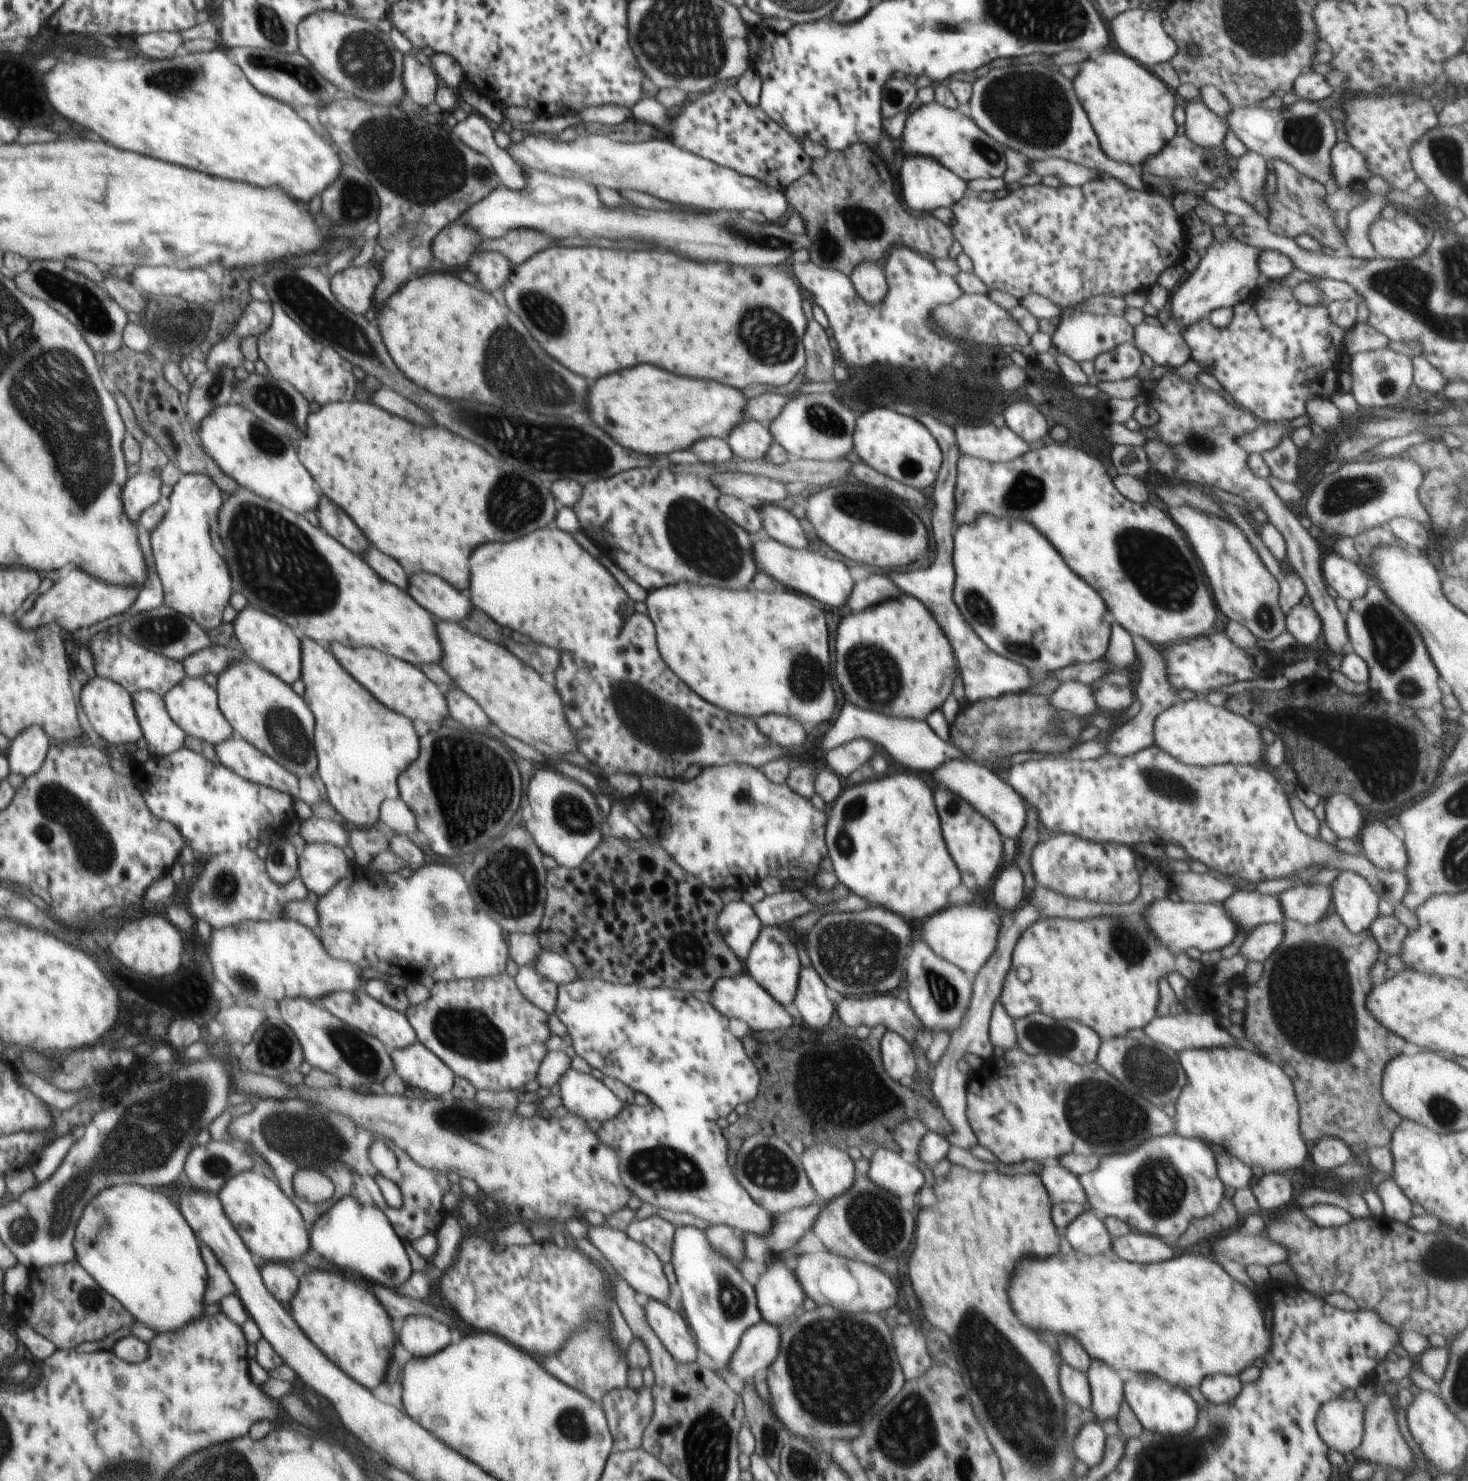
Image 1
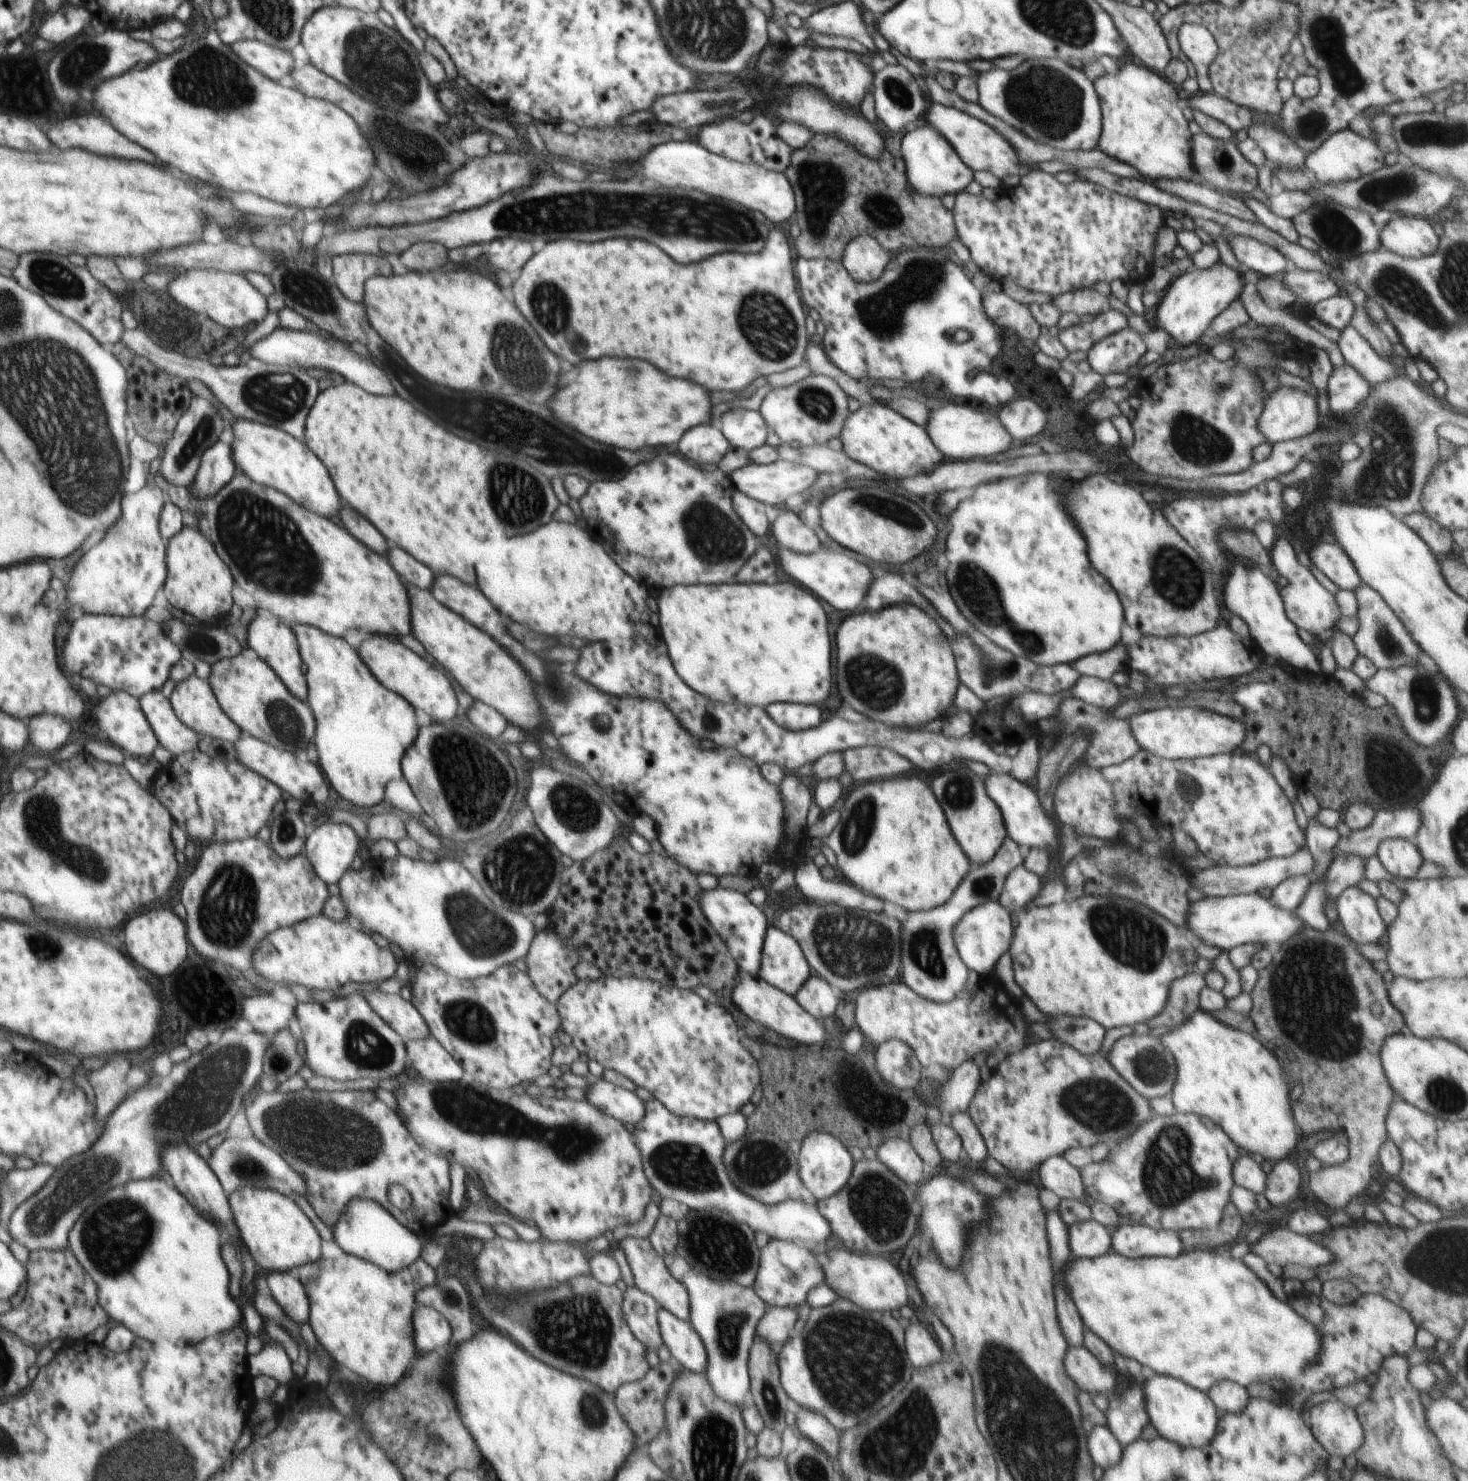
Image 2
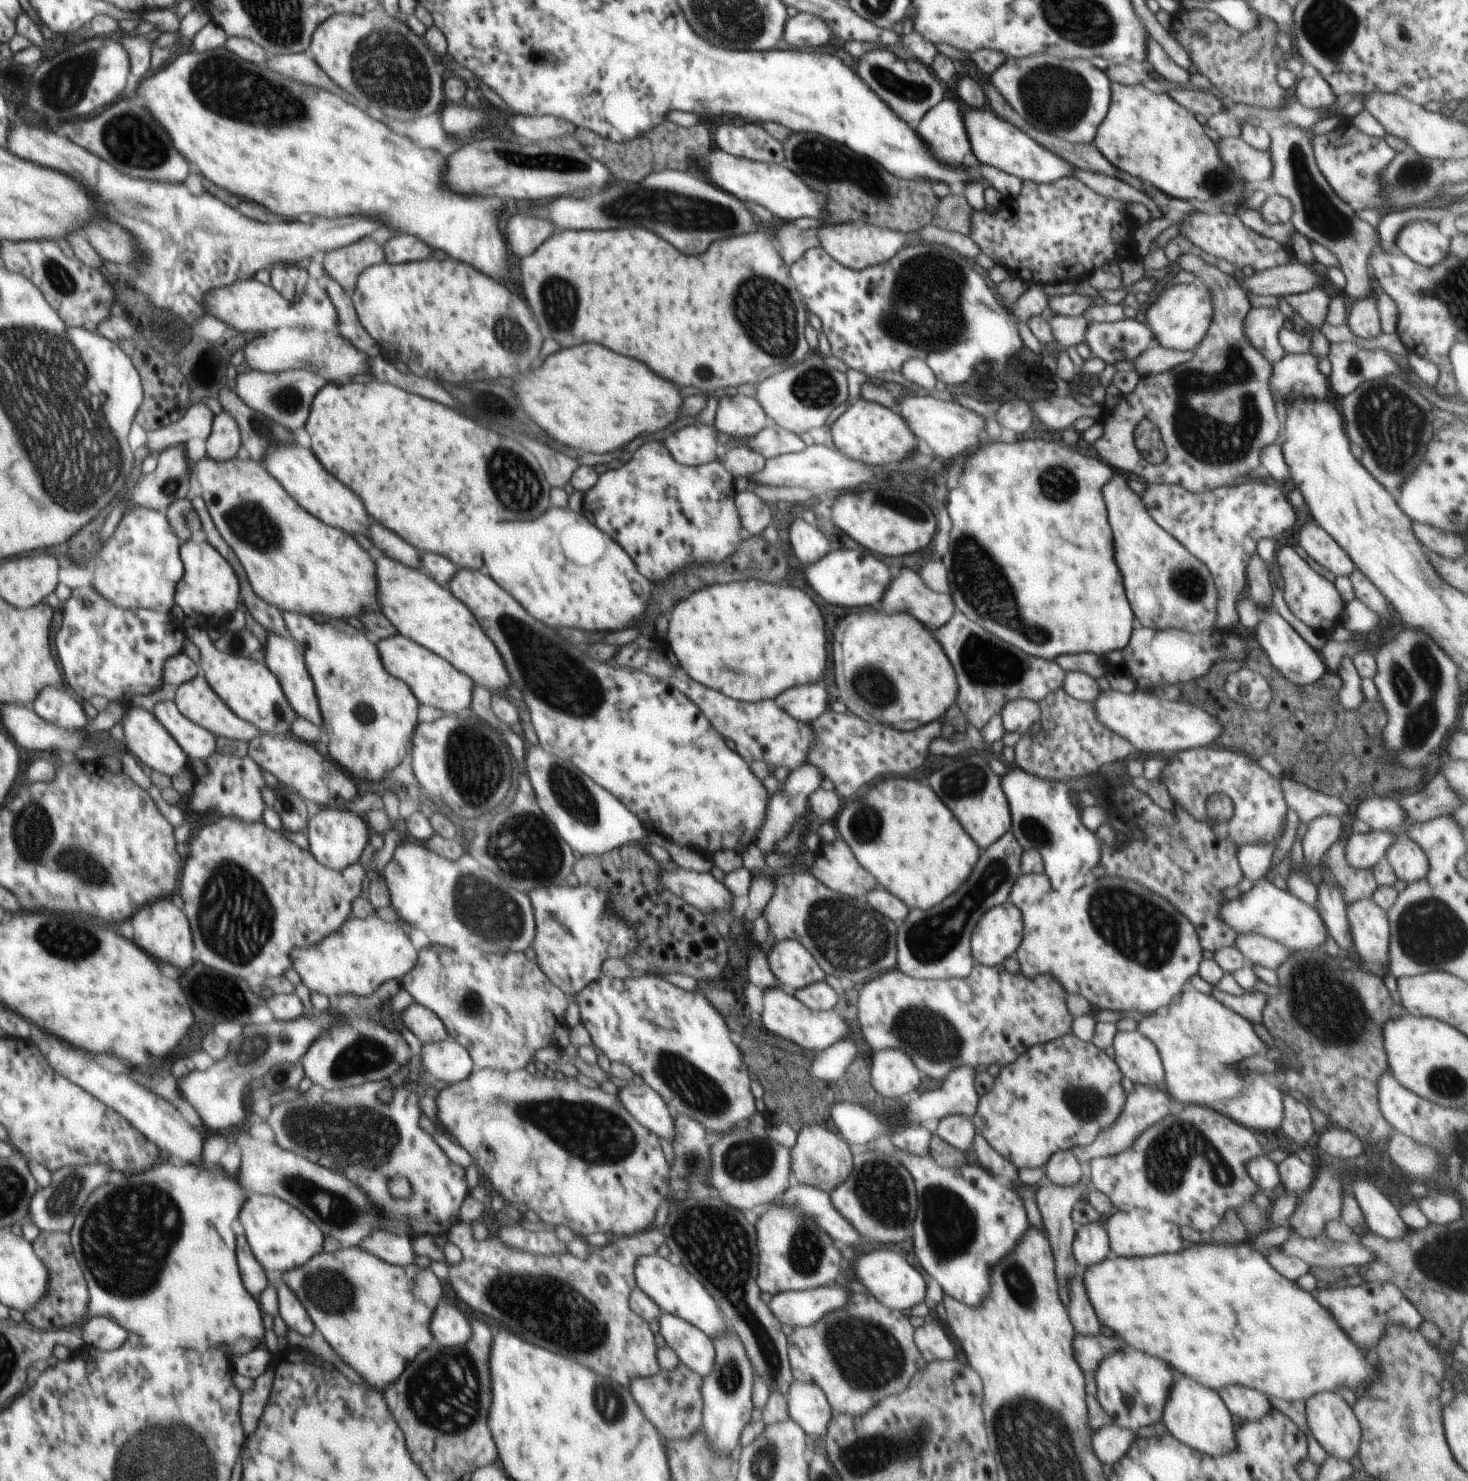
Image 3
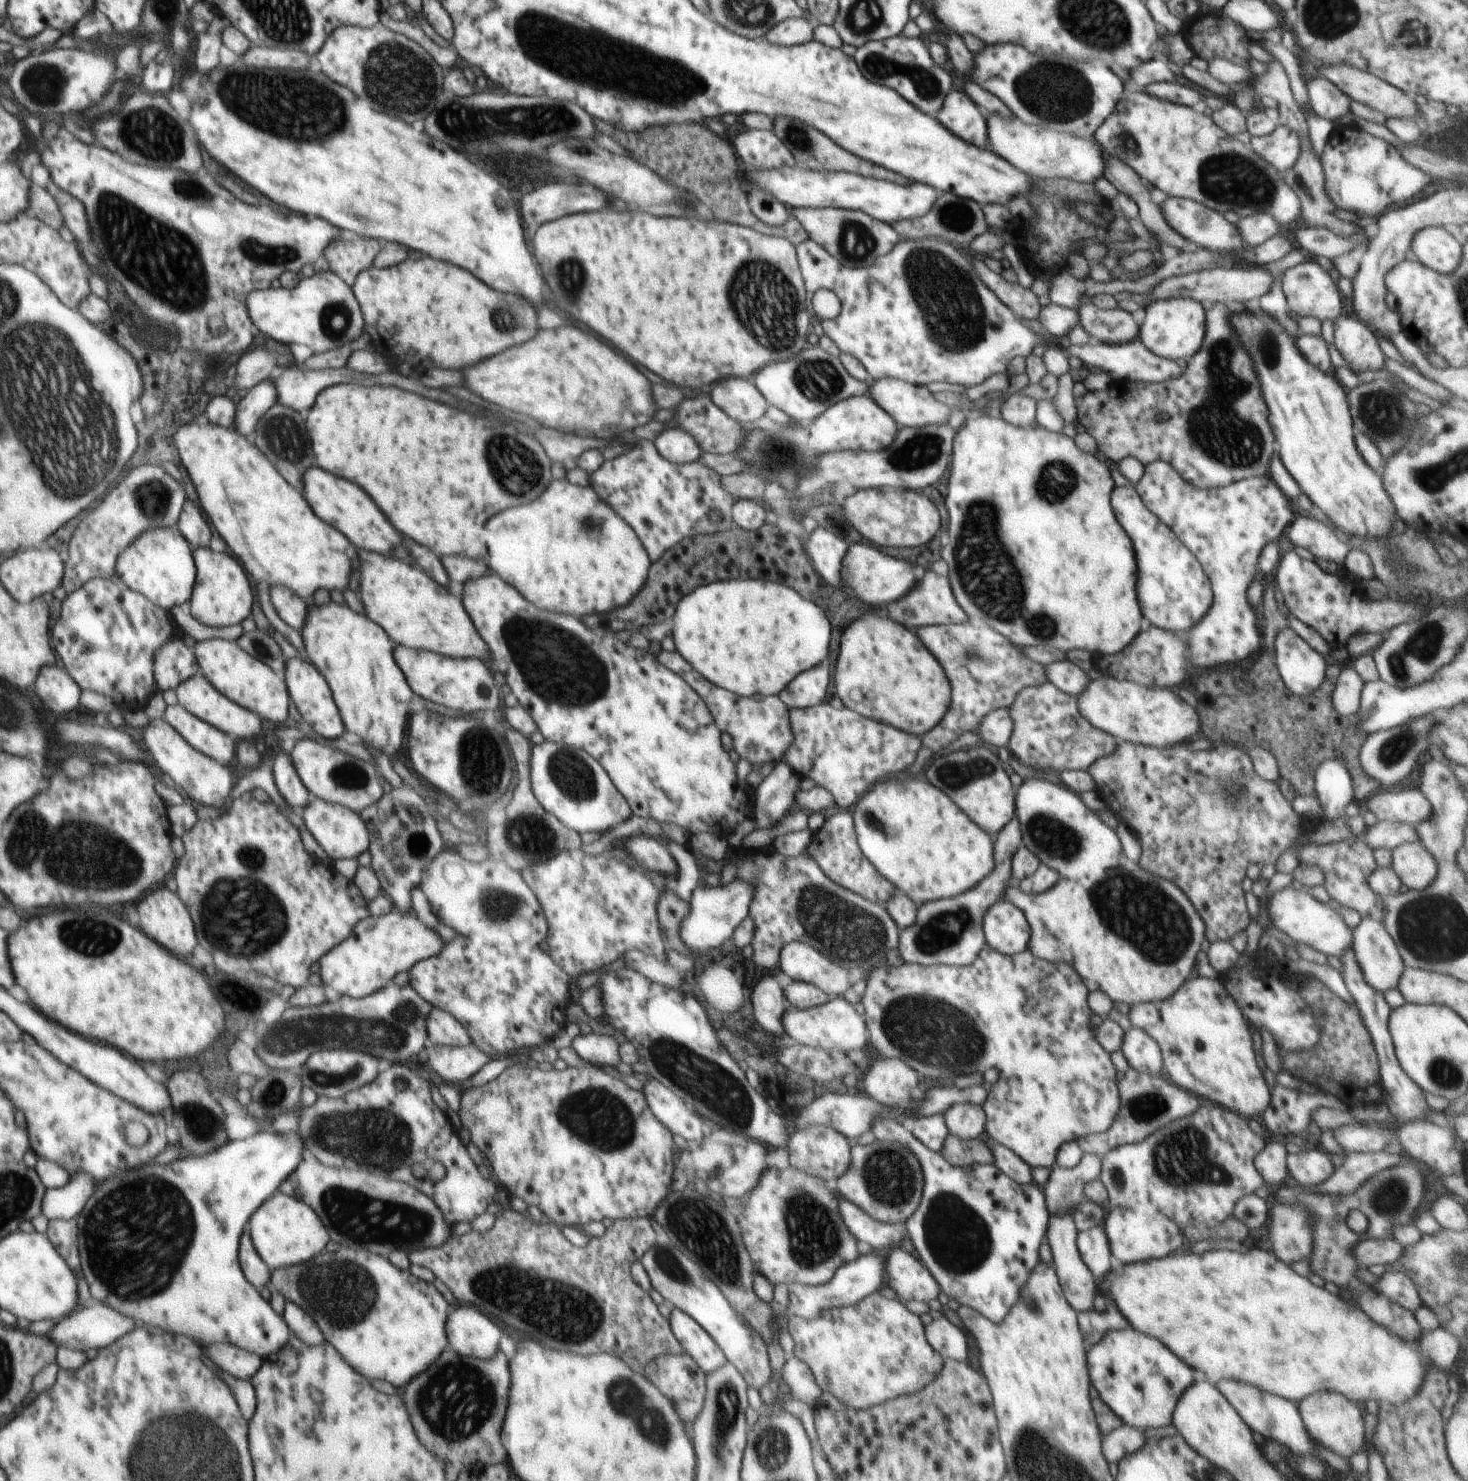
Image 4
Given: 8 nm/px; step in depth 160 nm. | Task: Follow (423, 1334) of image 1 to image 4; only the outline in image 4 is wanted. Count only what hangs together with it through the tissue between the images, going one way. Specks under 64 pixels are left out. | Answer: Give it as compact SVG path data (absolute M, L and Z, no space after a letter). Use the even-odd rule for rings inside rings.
M460 1304L446 1318L446 1336L448 1344L468 1356L492 1358L496 1350L502 1351L502 1332L490 1322L484 1314L480 1314L474 1306Z

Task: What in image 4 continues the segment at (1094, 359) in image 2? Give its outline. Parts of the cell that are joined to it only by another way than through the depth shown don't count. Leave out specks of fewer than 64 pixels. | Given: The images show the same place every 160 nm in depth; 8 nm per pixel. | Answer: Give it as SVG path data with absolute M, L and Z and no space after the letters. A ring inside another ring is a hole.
M1092 302L1077 308L1079 324L1092 340L1111 345L1123 345L1138 339L1140 326L1132 313L1117 307L1103 310Z

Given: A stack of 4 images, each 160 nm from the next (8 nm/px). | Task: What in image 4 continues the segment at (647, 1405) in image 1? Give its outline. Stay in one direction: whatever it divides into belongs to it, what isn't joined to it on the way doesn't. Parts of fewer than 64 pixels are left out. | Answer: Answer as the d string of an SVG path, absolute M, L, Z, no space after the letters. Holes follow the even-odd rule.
M686 1353L681 1355L664 1355L645 1366L644 1376L651 1384L673 1403L675 1410L684 1418L684 1424L692 1424L702 1410L705 1399L705 1378L694 1359Z

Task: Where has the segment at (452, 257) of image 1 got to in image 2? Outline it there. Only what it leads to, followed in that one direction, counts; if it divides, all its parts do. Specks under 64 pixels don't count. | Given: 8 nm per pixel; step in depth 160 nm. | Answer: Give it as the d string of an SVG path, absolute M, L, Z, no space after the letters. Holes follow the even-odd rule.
M420 242L410 246L398 260L408 270L440 270L448 260L448 250L442 244Z

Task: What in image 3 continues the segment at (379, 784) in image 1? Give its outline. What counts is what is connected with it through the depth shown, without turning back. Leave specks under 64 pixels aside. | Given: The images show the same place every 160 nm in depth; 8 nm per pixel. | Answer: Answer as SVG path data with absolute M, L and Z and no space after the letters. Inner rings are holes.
M281 613L293 640L305 645L303 656L324 718L330 757L360 780L382 782L408 756L418 726L419 703L412 690L386 672L371 633L346 622L318 624L308 614Z

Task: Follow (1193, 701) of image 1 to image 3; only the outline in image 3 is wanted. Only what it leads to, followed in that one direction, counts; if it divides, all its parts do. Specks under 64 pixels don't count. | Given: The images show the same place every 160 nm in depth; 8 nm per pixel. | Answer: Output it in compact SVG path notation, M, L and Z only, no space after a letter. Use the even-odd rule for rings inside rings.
M1079 671L1066 672L1062 689L1075 700L1094 703L1098 722L1114 734L1126 738L1140 754L1155 756L1215 746L1224 732L1220 722L1202 708L1160 699L1146 689L1137 688L1131 693L1112 689L1103 691L1096 679Z

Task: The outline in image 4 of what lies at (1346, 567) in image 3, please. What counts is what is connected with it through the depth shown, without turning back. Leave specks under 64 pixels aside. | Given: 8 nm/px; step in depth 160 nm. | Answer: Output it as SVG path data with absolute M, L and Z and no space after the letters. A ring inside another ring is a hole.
M1297 514L1286 528L1286 533L1294 546L1306 548L1315 558L1336 562L1343 568L1350 546L1328 526L1328 522Z

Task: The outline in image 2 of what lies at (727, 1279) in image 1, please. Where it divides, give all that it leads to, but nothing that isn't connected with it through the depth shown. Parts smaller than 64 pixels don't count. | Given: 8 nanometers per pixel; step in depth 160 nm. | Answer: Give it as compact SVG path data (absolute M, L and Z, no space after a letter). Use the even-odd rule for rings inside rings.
M696 1269L686 1271L681 1283L690 1297L689 1321L700 1335L707 1352L706 1373L712 1390L725 1401L741 1407L750 1390L747 1367L749 1352L758 1321L766 1314L767 1303L756 1294L753 1287L712 1280Z

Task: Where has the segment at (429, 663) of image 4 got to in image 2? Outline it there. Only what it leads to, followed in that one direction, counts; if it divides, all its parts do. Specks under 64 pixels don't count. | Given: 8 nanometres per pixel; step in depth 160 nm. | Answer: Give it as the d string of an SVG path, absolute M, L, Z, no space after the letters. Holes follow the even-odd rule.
M378 635L366 636L357 651L362 662L384 688L405 698L415 709L424 710L434 724L453 720L461 712L450 680L440 670L432 668L426 660L402 645L400 640Z

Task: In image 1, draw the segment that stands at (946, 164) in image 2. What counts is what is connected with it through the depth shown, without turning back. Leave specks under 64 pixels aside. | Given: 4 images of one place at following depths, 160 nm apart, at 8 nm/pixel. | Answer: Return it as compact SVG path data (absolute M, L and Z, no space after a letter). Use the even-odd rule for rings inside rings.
M914 157L904 160L899 172L901 196L910 210L914 212L930 212L940 206L952 206L969 193L967 182L955 175L941 163L930 157Z

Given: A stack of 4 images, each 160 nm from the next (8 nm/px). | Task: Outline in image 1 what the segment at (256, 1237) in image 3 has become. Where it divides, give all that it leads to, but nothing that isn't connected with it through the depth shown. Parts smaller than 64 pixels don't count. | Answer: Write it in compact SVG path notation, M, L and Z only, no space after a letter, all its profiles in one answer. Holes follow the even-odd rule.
M256 1158L250 1170L228 1178L216 1193L224 1214L239 1232L247 1249L259 1262L284 1263L310 1252L309 1230L294 1202L262 1172L262 1162Z

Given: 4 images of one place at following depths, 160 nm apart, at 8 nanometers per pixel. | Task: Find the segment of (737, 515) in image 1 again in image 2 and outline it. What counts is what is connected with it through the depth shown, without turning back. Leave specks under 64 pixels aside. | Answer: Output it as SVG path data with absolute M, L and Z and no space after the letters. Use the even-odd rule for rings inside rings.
M738 490L732 495L731 501L734 512L759 539L768 532L770 522L766 517L766 506L763 502L750 498Z

